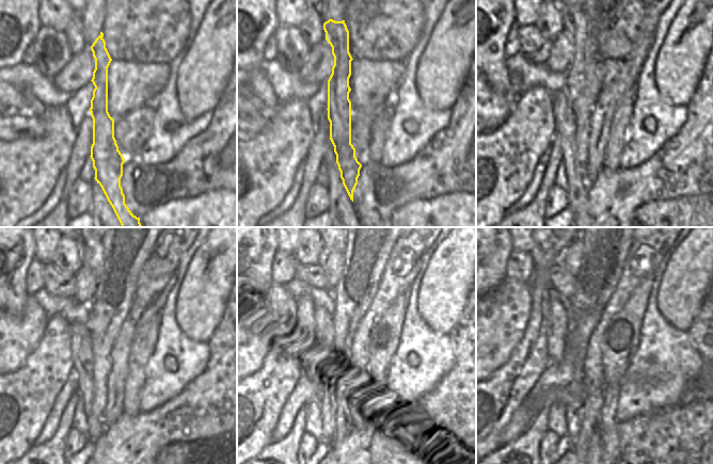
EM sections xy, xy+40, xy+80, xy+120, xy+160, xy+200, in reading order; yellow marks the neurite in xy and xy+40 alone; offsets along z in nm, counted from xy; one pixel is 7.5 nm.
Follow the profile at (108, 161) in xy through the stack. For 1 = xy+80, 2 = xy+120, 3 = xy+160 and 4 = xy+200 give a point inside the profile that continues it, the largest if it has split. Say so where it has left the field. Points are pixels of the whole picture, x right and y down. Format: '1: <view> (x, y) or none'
1: xy+80 (584, 83)
2: xy+120 (105, 320)
3: xy+160 (347, 294)
4: xy+200 (587, 294)

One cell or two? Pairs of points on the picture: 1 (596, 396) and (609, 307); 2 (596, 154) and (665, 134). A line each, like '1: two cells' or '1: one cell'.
1: one cell
2: two cells

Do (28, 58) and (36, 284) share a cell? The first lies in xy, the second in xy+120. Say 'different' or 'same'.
same

